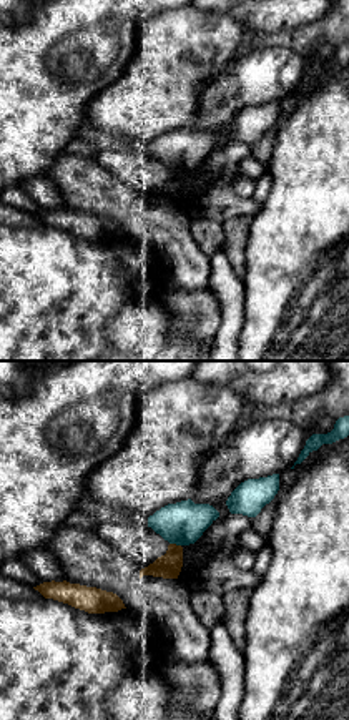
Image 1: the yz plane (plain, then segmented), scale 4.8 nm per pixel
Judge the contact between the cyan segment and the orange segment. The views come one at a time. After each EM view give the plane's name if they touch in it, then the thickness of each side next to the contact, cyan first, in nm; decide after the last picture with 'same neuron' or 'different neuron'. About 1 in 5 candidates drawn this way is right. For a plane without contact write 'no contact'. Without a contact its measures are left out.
meets cyan in yz; 200 nm thick on the cyan side, 120 nm on the other

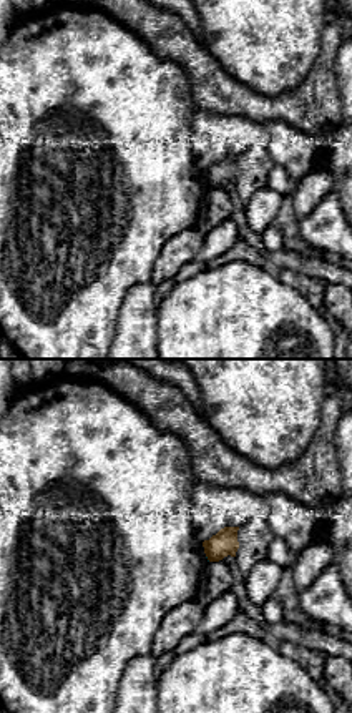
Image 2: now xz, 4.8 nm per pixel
no contact

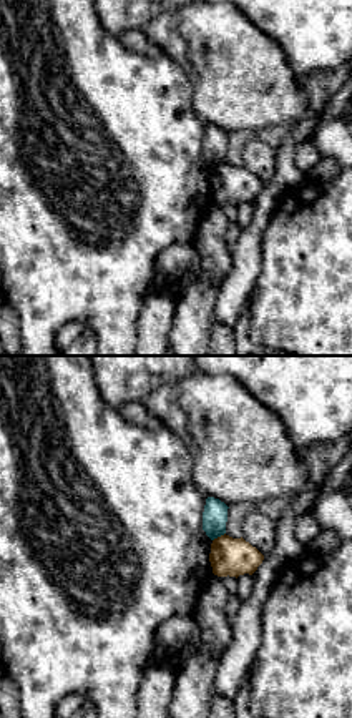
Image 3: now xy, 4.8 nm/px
meets cyan in xy; 120 nm thick on the cyan side, 180 nm on the other

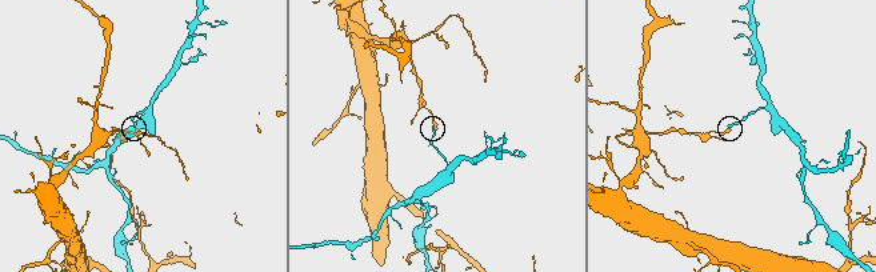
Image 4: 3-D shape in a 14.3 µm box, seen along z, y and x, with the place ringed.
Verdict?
different neuron

